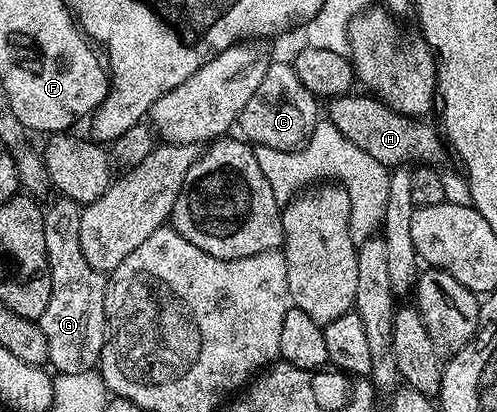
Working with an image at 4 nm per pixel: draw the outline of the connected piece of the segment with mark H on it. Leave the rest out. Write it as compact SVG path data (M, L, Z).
M373 95L354 96L331 97L328 101L328 120L336 127L336 131L340 131L340 135L344 135L344 139L356 143L360 151L368 151L368 155L372 155L376 163L384 163L388 167L406 167L411 163L441 166L442 156L448 153L448 149L444 144L443 134L435 126L434 130L429 125L429 120L405 117L403 113L387 109Z

